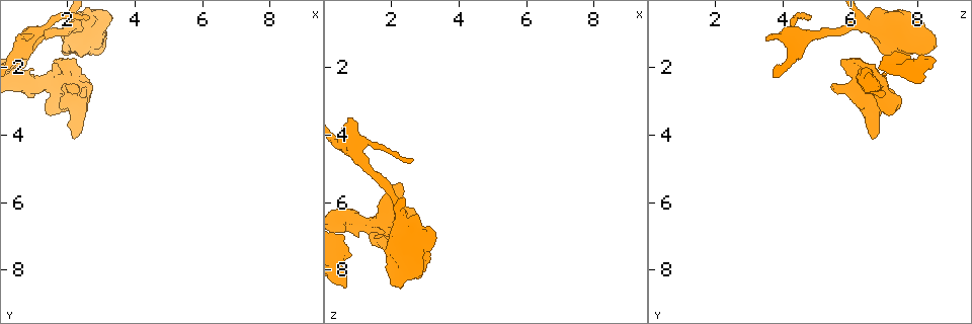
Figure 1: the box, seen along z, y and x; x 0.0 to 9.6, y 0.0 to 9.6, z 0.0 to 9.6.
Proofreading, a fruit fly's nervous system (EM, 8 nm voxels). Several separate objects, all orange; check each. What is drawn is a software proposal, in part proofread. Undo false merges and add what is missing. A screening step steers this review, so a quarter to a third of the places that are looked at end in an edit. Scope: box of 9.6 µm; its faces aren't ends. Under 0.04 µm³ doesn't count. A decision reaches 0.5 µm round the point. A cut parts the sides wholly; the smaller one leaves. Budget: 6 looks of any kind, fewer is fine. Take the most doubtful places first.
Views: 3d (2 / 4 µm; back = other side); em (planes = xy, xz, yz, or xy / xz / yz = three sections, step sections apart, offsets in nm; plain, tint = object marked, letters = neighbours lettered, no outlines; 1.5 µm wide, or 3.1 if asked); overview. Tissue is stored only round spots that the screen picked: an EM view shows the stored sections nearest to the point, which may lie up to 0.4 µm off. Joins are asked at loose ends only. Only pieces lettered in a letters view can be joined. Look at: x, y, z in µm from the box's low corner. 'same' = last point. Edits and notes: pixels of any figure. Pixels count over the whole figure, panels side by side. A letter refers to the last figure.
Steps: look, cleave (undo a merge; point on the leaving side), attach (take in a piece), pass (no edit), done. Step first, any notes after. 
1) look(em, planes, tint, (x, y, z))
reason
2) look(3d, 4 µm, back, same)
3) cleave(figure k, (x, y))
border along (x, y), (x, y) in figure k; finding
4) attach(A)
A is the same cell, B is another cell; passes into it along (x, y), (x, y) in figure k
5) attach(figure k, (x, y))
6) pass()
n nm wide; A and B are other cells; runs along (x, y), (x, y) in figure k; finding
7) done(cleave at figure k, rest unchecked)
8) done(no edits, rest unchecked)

look(3d, 2 µm, (2.25, 4.05, 6.60))
stops while still wide

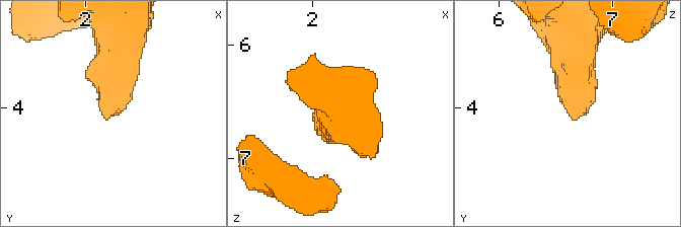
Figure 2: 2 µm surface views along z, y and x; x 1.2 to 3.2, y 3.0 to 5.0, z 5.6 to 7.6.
look(em, planes, letters, (2.20, 4.10, 6.64))
shape alone is not enough

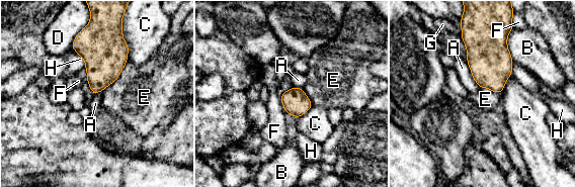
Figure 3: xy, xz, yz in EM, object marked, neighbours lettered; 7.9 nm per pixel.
pass()
A, B, C, D, E, F, G and H are other cells; border along (466, 60), (474, 81), (480, 87) in figure 3; no lettered piece goes on from it

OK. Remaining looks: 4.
look(3d, 4 µm, back, (2.25, 2.50, 5.45))
an open end

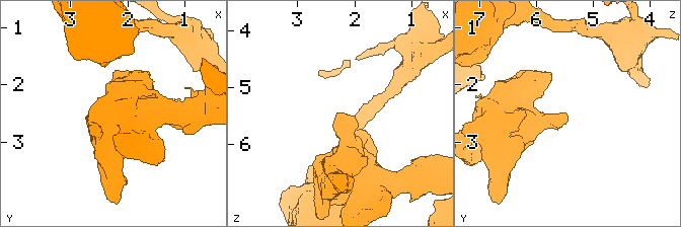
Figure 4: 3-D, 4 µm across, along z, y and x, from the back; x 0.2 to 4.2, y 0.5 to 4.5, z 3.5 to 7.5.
look(em, yz, step 4, letters, (2.30, 2.55, 5.45))

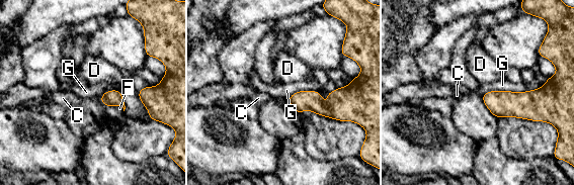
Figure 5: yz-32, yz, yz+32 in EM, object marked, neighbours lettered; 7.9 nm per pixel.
look(em, planes, letters, same)

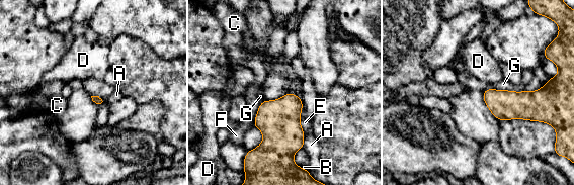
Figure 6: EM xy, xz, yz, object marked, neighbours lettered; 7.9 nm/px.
pass()
G touches over 320 nm; A, B, C, D, E, F and G are other cells; border along (302, 107), (300, 125), (305, 136) in figure 6; none of them fits

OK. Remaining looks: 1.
done(no edits, rest unchecked)

